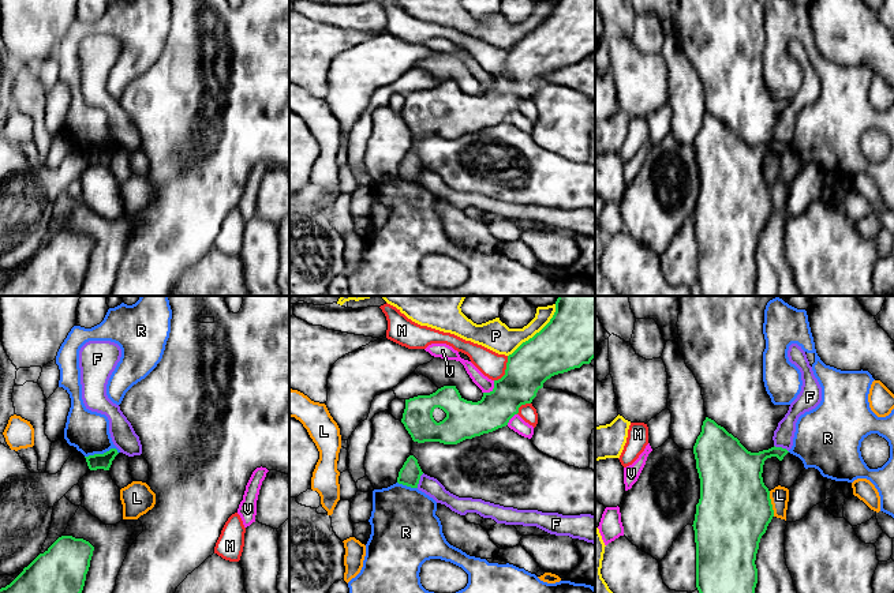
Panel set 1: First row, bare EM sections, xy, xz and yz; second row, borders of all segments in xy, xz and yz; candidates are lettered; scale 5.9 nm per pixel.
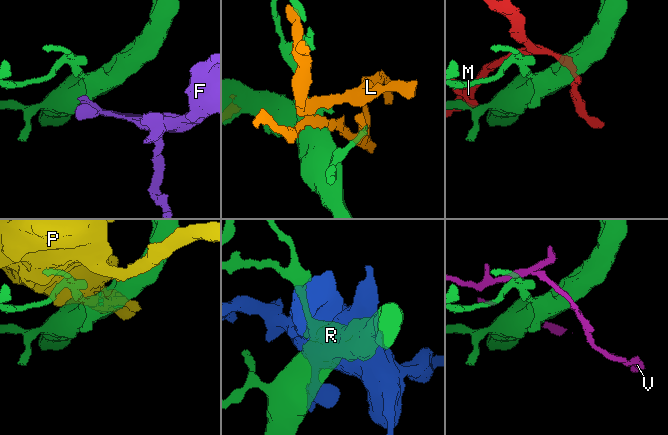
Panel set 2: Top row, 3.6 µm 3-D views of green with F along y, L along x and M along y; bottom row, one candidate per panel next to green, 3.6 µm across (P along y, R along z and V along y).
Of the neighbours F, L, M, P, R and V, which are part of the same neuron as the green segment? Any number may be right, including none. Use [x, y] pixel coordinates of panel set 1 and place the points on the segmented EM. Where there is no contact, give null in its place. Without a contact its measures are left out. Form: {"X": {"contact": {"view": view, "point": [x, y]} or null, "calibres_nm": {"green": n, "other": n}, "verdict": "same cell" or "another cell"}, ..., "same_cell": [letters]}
{"F": {"contact": {"view": "xz", "point": [419, 479]}, "calibres_nm": {"green": 130, "other": 110}, "verdict": "another cell"}, "L": {"contact": {"view": "yz", "point": [770, 503]}, "calibres_nm": {"green": 440, "other": 110}, "verdict": "another cell"}, "M": {"contact": {"view": "xz", "point": [505, 370]}, "calibres_nm": {"green": 260, "other": 150}, "verdict": "another cell"}, "P": {"contact": {"view": "xz", "point": [537, 333]}, "calibres_nm": {"green": 360, "other": 180}, "verdict": "another cell"}, "R": {"contact": {"view": "xy", "point": [101, 454]}, "calibres_nm": {"green": 100, "other": 240}, "verdict": "another cell"}, "V": {"contact": {"view": "xz", "point": [493, 389]}, "calibres_nm": {"green": 260, "other": 90}, "verdict": "another cell"}, "same_cell": []}

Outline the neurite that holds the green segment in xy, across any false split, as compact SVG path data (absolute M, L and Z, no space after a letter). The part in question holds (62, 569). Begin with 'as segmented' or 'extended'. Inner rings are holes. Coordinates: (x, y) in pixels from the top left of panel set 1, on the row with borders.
as segmented; M61 536L0 593L82 593L93 551L83 538Z

